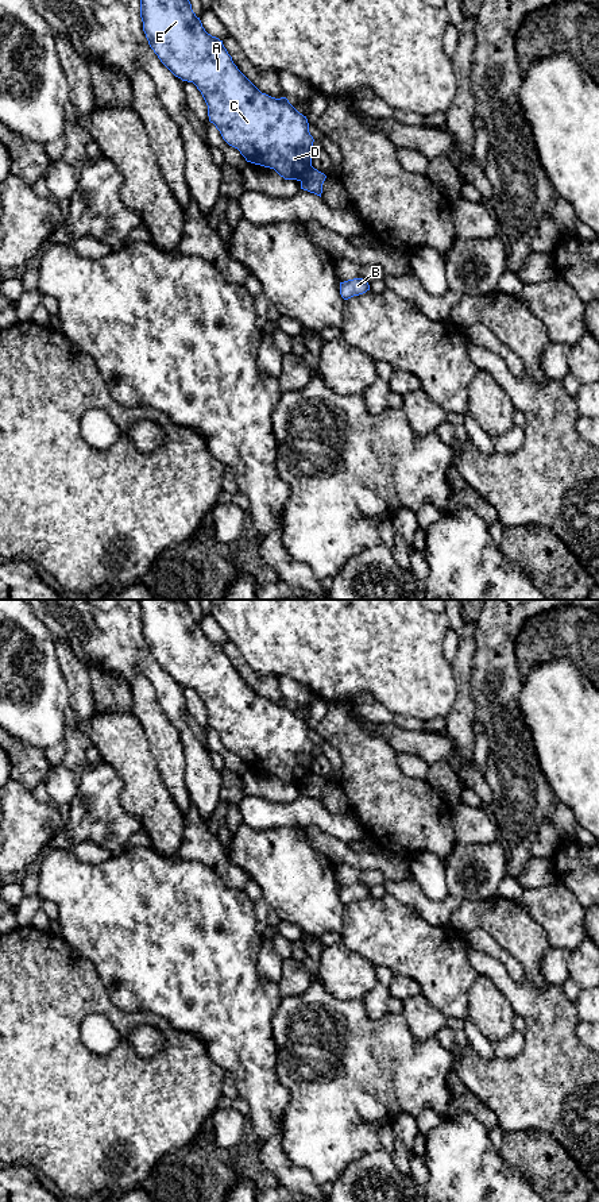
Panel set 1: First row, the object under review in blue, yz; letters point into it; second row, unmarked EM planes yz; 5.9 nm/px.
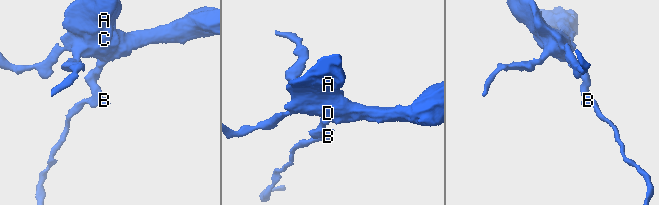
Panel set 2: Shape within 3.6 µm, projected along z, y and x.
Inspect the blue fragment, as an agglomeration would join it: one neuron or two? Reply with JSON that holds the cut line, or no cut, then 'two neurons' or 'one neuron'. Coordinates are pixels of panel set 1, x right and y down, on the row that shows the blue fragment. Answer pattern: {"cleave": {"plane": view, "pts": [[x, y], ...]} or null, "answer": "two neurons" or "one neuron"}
{"cleave": {"plane": "yz", "pts": [[312, 166], [301, 181]]}, "answer": "two neurons"}

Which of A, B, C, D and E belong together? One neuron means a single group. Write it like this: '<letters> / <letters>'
A C D E / B

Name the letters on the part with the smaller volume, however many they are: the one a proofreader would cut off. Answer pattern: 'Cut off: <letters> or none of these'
Cut off: A, C, D, E

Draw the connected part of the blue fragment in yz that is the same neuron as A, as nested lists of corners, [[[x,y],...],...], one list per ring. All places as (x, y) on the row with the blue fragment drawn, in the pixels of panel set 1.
[[[140,0],[140,18],[150,47],[175,77],[197,86],[208,105],[209,122],[229,146],[237,149],[247,162],[274,169],[285,180],[305,178],[313,167],[314,142],[306,116],[300,113],[286,97],[275,99],[262,93],[233,63],[223,41],[205,31],[189,0]]]

